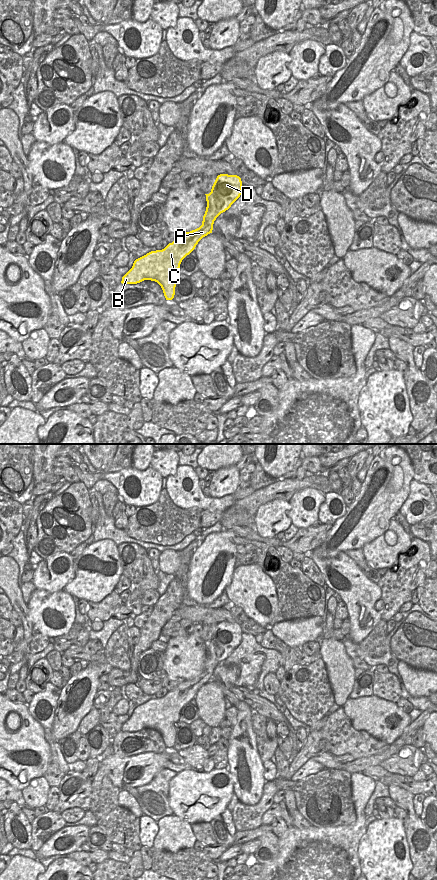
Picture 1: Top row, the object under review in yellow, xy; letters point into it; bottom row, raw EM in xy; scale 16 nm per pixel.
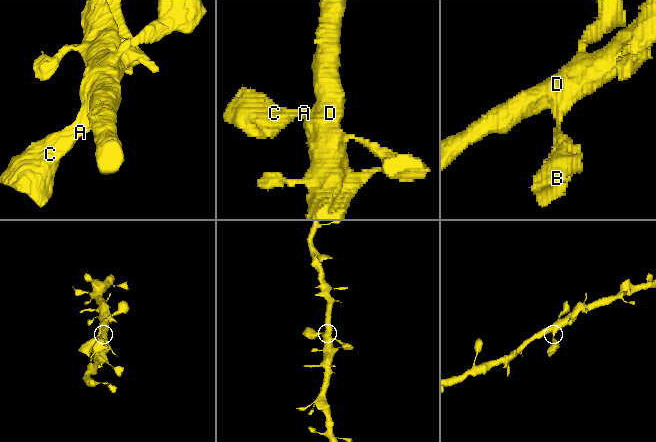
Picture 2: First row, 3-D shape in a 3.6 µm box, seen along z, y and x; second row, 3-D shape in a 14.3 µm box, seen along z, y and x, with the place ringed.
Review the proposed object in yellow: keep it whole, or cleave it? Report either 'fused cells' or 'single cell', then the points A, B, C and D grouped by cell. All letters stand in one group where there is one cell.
single cell; groups A B C D

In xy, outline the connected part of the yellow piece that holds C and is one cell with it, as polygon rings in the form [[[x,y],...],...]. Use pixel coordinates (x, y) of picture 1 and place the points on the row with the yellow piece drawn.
[[[220,174],[217,176],[211,192],[206,195],[207,207],[202,225],[190,232],[184,232],[164,249],[151,251],[136,259],[132,268],[122,277],[122,284],[137,284],[144,280],[157,282],[166,300],[175,295],[175,276],[179,272],[182,260],[189,255],[198,242],[212,233],[216,218],[240,197],[242,181],[237,175]]]

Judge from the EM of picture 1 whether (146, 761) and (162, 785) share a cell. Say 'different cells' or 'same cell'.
different cells

